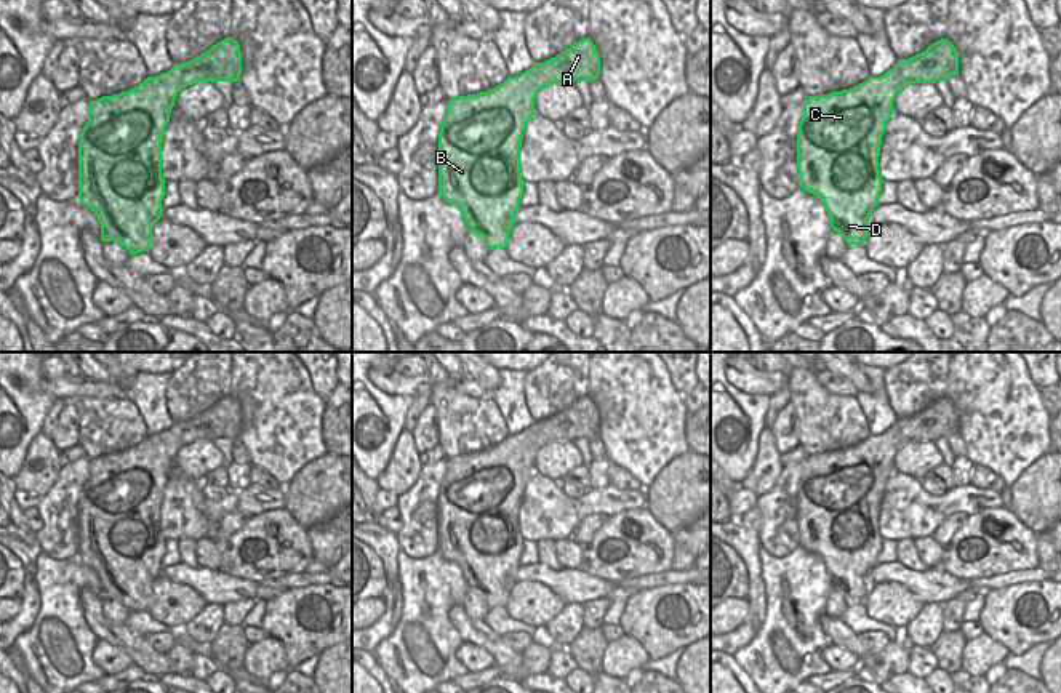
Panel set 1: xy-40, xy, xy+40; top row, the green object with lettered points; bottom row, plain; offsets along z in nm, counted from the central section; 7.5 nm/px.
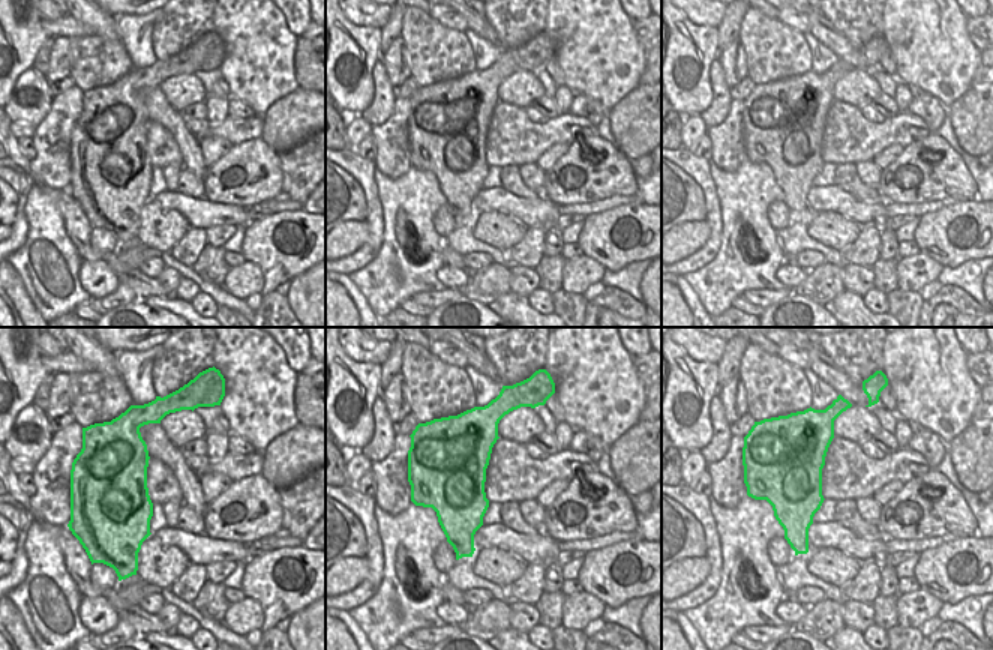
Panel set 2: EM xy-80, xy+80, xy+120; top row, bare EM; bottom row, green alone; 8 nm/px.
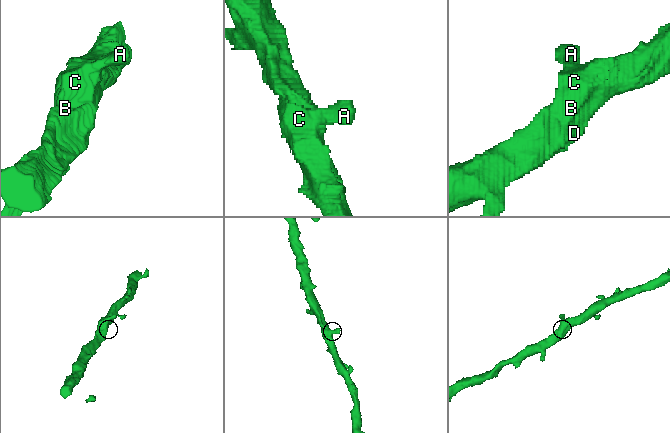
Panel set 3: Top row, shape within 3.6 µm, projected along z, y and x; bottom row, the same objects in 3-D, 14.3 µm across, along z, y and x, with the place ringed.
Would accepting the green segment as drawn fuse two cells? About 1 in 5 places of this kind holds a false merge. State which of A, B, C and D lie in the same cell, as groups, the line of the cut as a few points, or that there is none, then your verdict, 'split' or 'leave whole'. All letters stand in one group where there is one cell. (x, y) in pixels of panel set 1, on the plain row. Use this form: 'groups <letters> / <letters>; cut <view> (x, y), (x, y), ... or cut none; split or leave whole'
groups A B C D; cut none; leave whole

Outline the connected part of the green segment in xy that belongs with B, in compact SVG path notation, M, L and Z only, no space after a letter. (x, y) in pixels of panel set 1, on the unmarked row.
M589 395L544 421L535 421L517 435L477 453L446 459L438 490L438 552L458 565L469 589L482 594L486 605L506 607L523 554L520 506L538 451L554 442L592 440L600 432L600 413Z

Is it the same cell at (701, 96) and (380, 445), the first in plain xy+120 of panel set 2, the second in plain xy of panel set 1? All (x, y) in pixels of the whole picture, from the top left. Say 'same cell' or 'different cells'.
same cell

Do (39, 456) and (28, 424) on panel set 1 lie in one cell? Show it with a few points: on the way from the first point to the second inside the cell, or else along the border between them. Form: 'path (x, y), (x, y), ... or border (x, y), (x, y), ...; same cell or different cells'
border (40, 431), (32, 439), (24, 463), (16, 472); different cells

